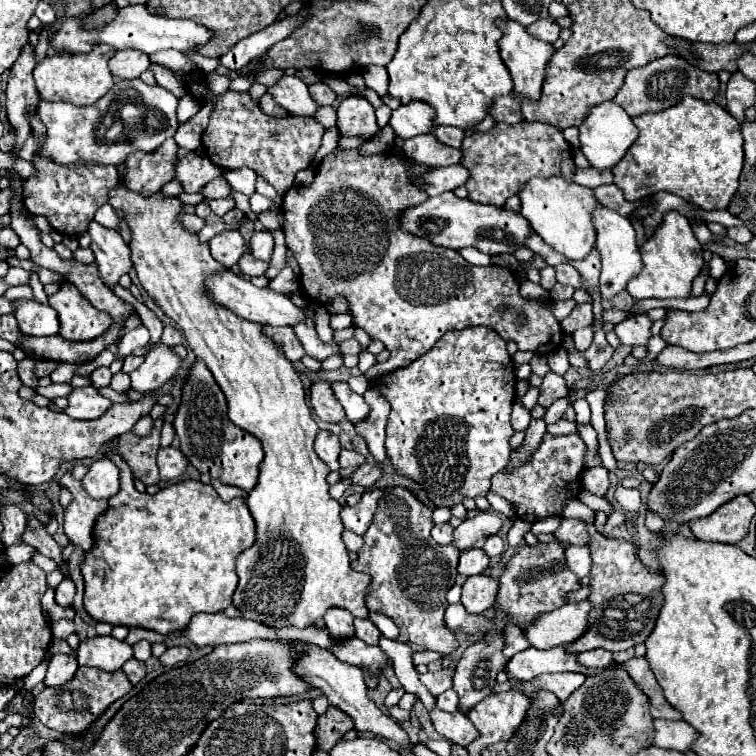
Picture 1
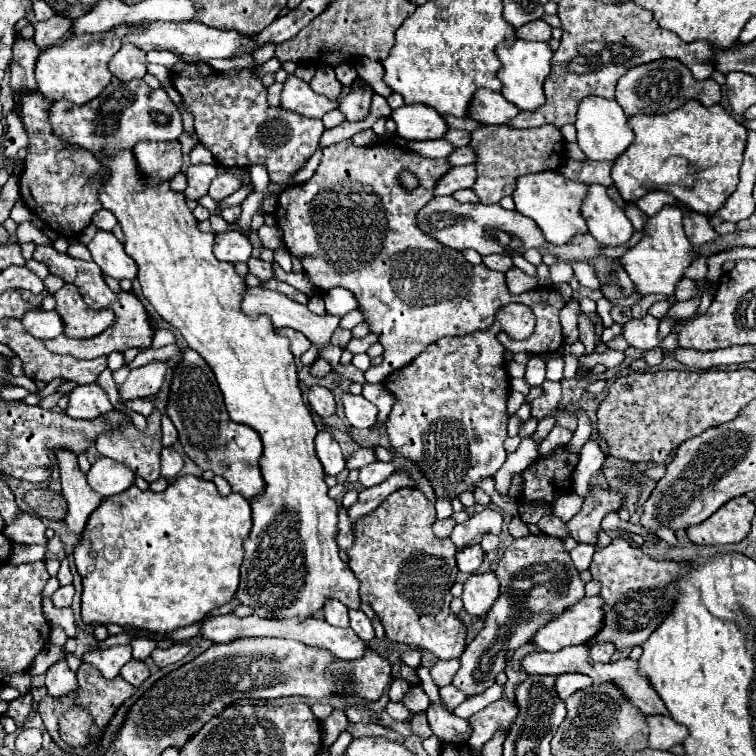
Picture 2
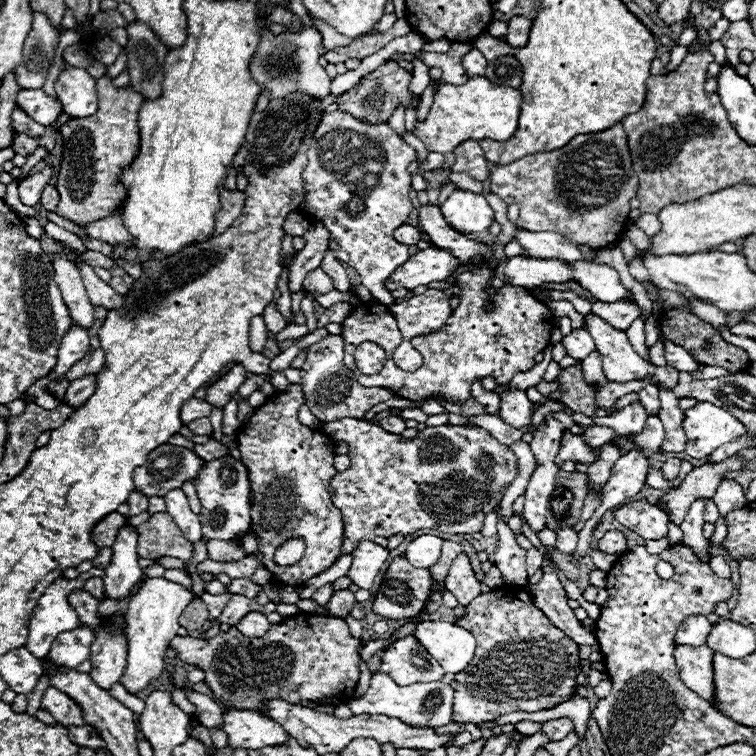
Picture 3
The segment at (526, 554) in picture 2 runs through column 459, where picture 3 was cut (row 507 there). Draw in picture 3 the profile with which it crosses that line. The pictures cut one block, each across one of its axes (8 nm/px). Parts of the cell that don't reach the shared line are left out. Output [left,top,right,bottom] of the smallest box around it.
[660,454,746,524]

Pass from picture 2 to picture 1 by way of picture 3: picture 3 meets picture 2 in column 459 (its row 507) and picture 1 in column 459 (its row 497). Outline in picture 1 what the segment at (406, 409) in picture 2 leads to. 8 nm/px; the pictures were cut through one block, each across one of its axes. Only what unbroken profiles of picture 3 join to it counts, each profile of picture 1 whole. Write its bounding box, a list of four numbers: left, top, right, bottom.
[368,326,516,508]

